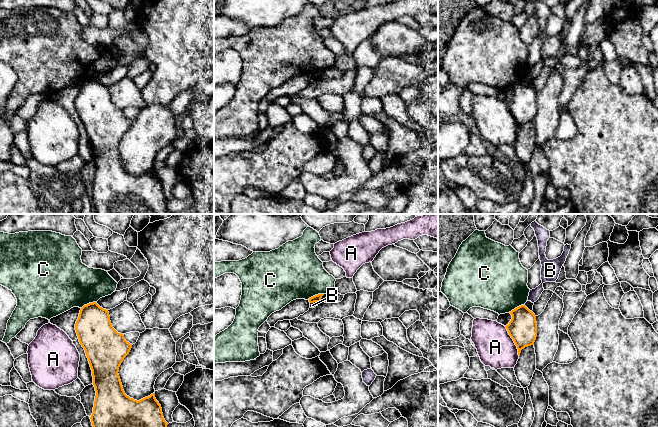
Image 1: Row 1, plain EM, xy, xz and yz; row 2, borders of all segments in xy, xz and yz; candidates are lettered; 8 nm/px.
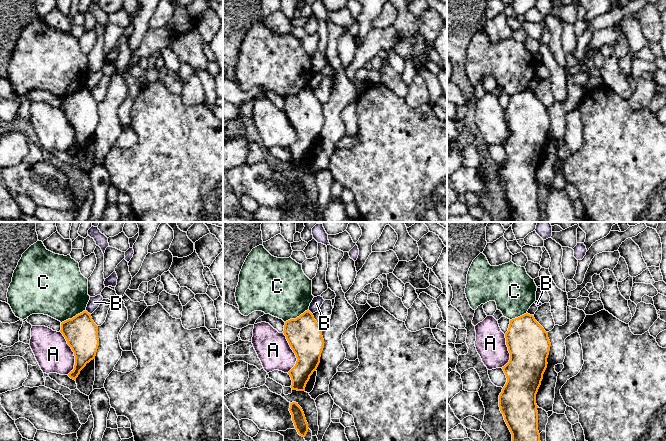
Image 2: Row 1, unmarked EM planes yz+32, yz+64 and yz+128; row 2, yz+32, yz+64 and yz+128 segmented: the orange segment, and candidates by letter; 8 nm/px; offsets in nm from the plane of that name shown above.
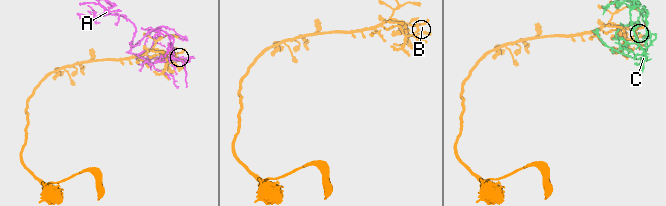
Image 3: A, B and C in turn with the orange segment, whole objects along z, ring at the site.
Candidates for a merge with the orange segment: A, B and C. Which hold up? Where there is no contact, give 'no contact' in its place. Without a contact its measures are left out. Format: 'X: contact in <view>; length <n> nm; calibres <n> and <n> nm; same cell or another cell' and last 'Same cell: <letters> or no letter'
A: contact in yz; length 260 nm; calibres 240 and 300 nm; another cell
B: contact in xz; length 80 nm; calibres 60 and 50 nm; another cell
C: contact in xz; length 140 nm; calibres 60 and 440 nm; another cell
Same cell: no letter

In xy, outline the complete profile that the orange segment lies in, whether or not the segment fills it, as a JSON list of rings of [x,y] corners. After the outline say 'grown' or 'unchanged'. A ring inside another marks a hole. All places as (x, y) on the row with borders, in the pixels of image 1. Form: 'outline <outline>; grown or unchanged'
outline [[[96,302],[84,305],[75,330],[88,358],[96,391],[92,426],[167,427],[155,393],[139,401],[125,394],[118,372],[132,344],[113,328],[108,310]]]; unchanged

